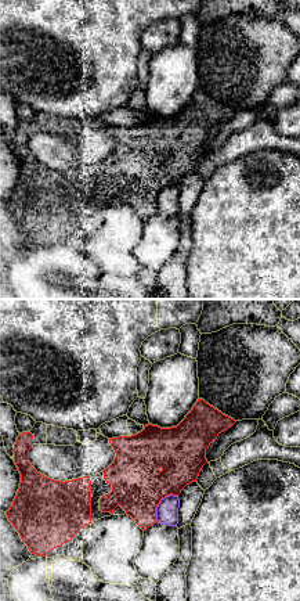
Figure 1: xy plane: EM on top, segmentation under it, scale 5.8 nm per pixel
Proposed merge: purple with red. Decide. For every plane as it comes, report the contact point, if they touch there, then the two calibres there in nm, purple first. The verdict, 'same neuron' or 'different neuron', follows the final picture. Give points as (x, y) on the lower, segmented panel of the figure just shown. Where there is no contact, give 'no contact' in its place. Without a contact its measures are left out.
meets purple at (159, 503); 130 nm thick on the purple side, 300 nm on the other

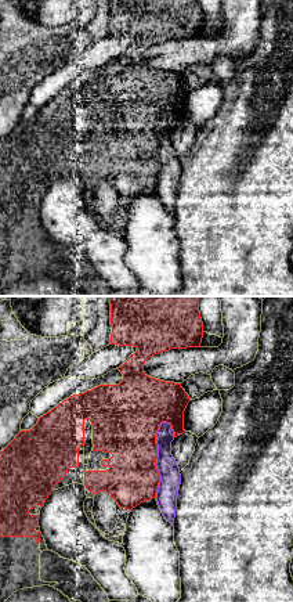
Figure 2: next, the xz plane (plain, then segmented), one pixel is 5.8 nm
meets purple at (156, 458); 130 nm thick on the purple side, 340 nm on the other

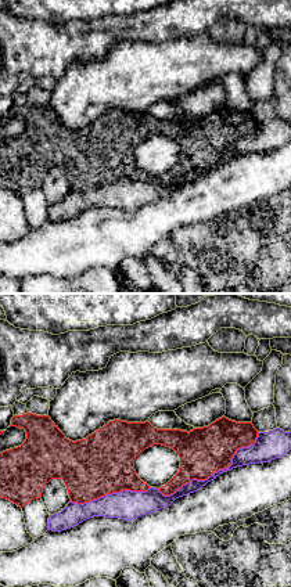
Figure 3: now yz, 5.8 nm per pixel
meets purple at (215, 472); 110 nm thick on the purple side, 280 nm on the other

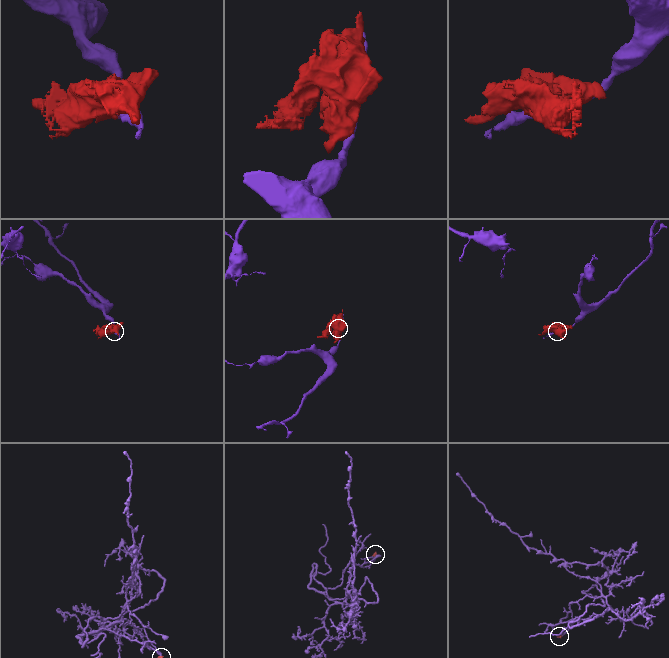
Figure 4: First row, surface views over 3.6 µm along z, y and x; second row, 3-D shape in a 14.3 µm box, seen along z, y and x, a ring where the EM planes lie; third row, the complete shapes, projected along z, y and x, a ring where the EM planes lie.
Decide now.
different neuron

